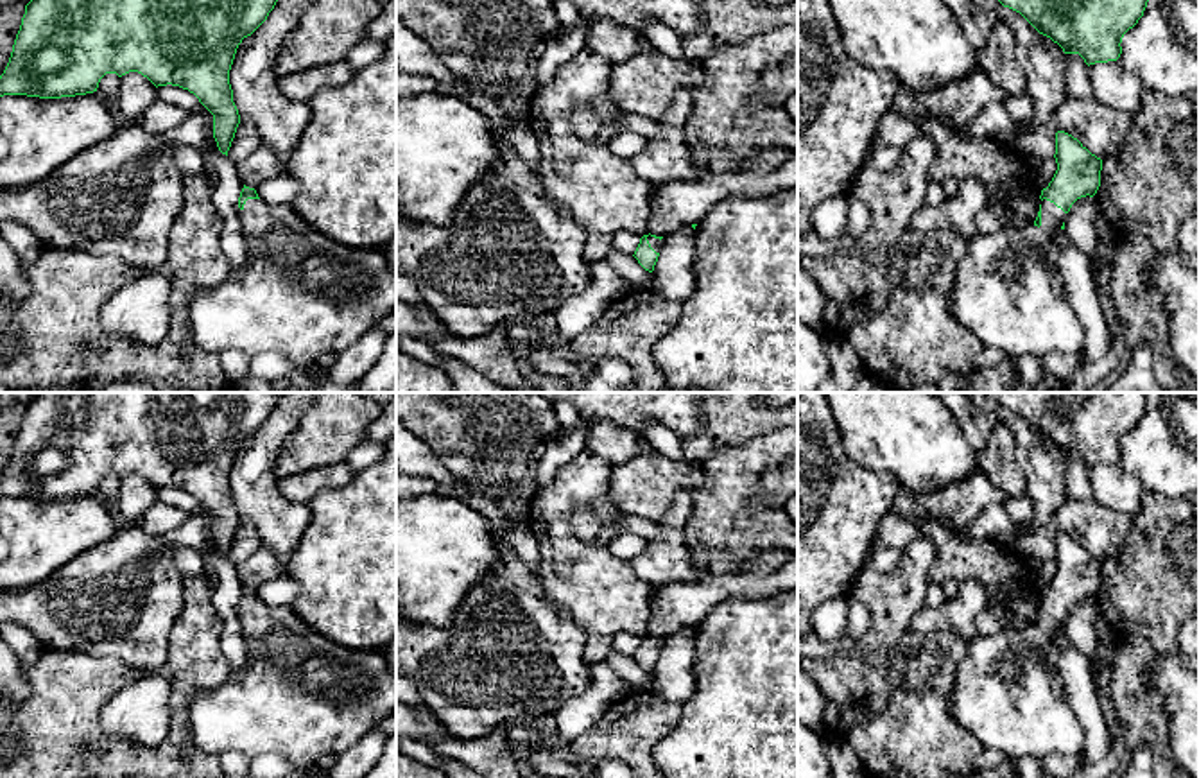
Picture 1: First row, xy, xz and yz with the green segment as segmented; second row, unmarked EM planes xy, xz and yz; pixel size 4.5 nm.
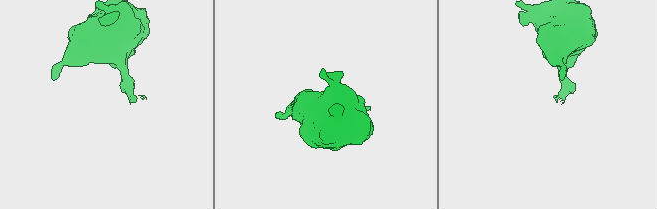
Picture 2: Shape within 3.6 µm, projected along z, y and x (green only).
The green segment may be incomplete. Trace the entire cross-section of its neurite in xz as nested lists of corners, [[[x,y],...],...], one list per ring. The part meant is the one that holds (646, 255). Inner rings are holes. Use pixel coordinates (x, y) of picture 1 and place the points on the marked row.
[[[651,233],[643,235],[640,238],[640,244],[638,244],[634,255],[633,255],[638,260],[638,264],[649,272],[654,271],[654,265],[660,256],[661,242],[663,242],[663,237],[656,237]]]

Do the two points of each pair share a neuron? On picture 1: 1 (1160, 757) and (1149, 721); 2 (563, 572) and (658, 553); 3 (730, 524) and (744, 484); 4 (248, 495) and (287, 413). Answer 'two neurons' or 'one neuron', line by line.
1: one neuron
2: two neurons
3: one neuron
4: one neuron

